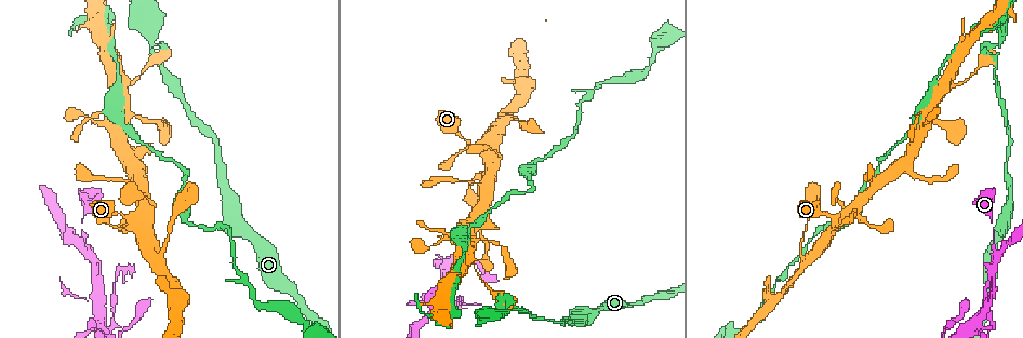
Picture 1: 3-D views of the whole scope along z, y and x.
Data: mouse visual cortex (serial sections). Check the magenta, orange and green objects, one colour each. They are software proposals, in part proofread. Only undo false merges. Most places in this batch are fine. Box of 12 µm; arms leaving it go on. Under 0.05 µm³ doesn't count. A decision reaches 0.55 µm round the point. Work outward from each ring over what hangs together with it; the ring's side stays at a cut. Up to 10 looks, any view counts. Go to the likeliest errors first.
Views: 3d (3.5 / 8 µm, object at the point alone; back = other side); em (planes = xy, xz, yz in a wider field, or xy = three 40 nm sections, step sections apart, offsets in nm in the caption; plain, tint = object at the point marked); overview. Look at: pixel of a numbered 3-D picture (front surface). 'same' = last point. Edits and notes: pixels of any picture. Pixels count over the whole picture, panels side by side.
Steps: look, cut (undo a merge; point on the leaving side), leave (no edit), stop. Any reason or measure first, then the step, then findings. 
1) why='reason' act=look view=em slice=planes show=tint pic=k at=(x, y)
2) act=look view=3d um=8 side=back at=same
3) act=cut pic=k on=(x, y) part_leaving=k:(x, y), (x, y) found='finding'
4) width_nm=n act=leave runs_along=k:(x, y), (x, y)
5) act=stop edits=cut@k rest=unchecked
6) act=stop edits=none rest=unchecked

why='small branch off a trunk' act=look view=3d um=3.5 pic=1 at=(91, 255)

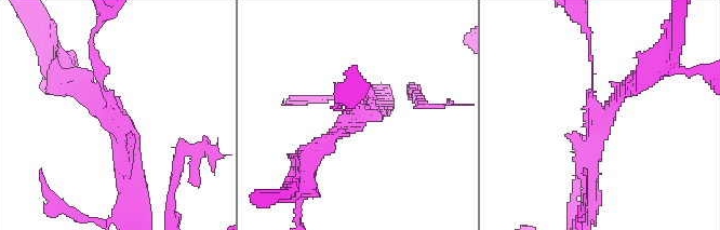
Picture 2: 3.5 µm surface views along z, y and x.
arms=3 arm_widths_nm=100,200,250 act=look view=em slice=xy step=3 show=tint pic=2 at=(354, 117)

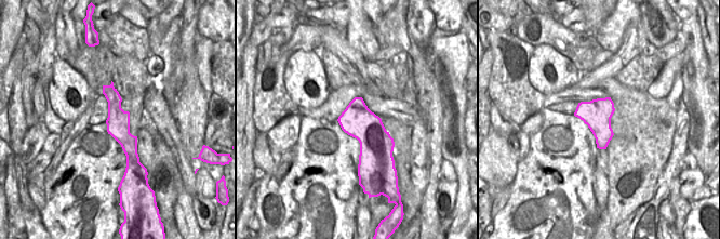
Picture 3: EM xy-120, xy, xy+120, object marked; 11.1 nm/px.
act=leave runs_along=3:(105, 88), (130, 146), (129, 163) found='one cell here'

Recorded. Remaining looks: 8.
why='thick turns thin' act=look view=3d um=3.5 pic=1 at=(141, 19)

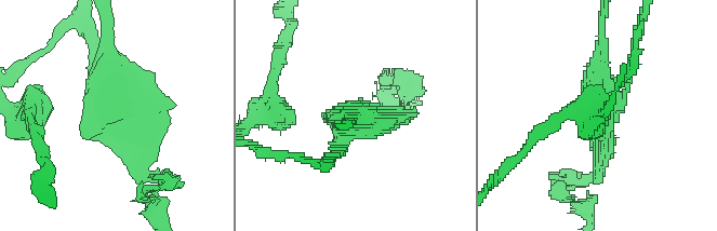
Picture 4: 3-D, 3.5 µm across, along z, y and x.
act=look view=em slice=planes show=tint pic=4 at=(111, 112)

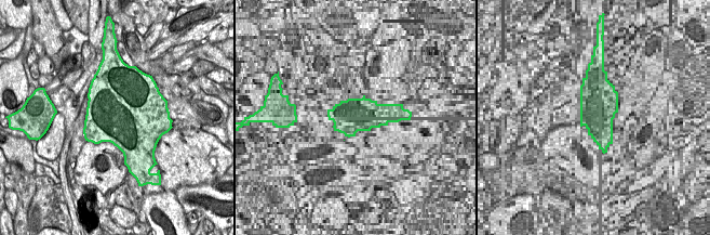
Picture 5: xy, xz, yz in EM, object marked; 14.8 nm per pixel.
why='cut it another way' act=look view=em slice=xy step=2 show=tint at=same

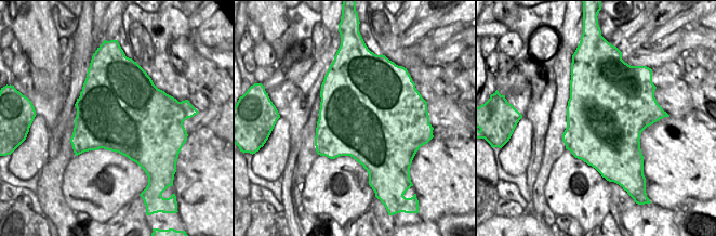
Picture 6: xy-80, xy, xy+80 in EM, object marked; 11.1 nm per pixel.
act=cut pic=4 on=(92, 51) part_leaving=4:(612, 98), (626, 89), (629, 68) found='two cells meet here'

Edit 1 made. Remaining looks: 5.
act=look view=overview

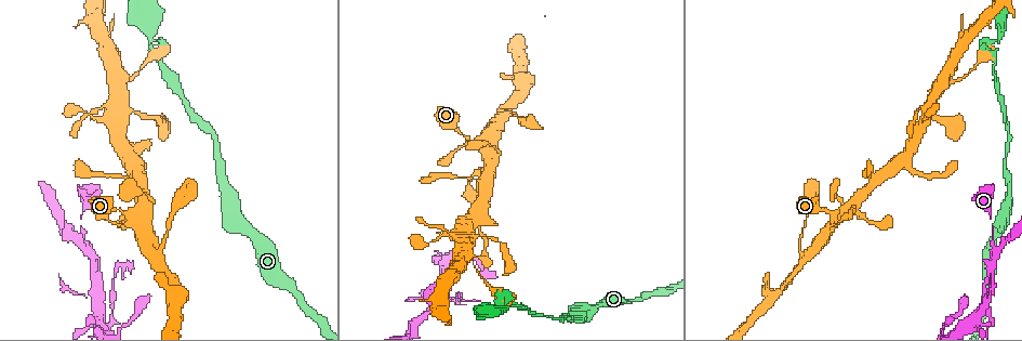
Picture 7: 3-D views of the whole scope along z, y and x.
why='four arms meet' act=look view=3d um=8 pic=7 at=(96, 321)

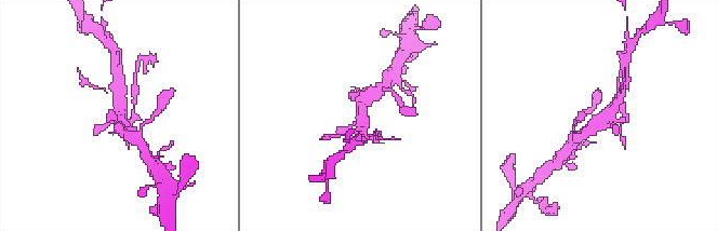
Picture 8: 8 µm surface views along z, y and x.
why='need the tissue' act=look view=em slice=planes show=tint pic=8 at=(361, 121)

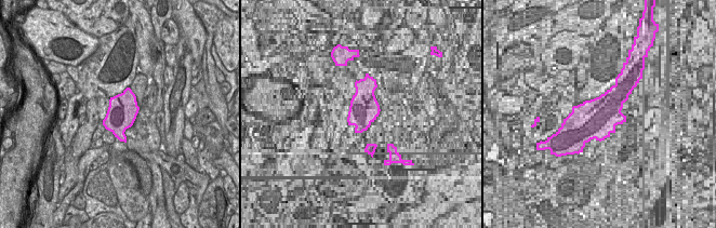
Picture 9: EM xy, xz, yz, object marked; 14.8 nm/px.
act=leave runs_along=8:(625, 87), (609, 113), (583, 134) found='one cell here'

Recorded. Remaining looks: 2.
act=stop edits=cut@4 rest=unchecked

